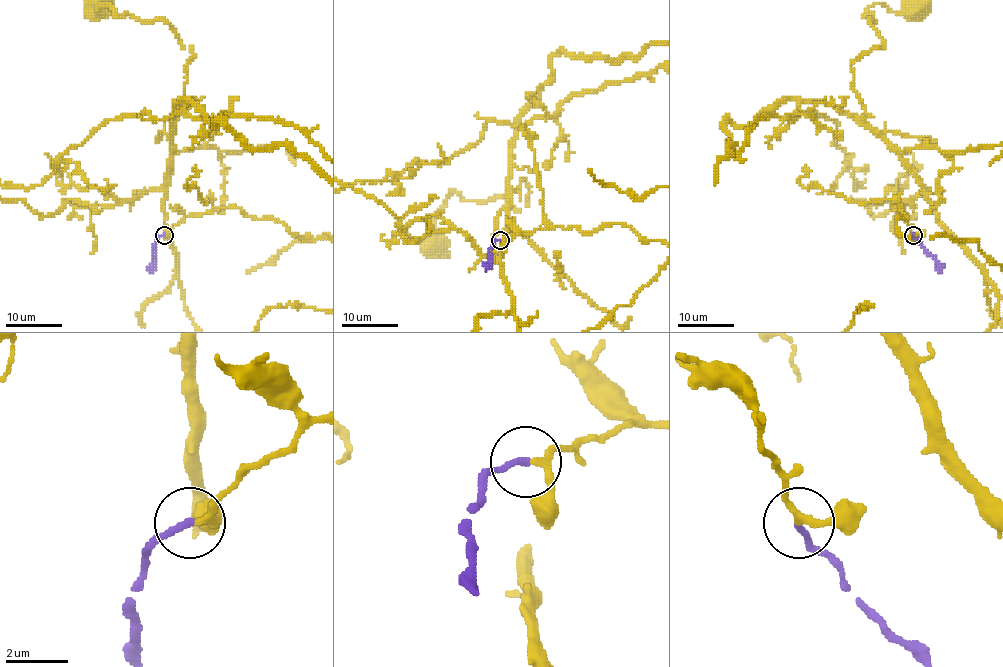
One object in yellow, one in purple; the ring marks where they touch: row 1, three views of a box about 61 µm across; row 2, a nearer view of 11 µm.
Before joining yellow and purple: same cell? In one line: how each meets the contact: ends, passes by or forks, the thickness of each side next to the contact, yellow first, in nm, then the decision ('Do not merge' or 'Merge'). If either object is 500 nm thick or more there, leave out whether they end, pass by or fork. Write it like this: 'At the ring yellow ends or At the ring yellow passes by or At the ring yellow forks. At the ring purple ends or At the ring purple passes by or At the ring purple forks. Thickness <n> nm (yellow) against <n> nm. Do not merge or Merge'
At the ring yellow passes by. At the ring purple ends. Thickness 190 nm (yellow) against 220 nm. Merge

